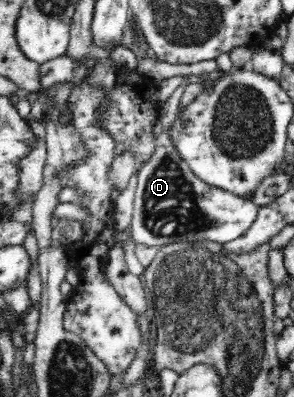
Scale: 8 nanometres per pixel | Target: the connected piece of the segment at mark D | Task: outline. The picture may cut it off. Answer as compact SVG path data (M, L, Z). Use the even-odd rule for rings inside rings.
M181 92L172 94L163 104L163 110L159 119L164 125L163 133L156 139L156 148L152 156L144 165L138 175L137 189L134 195L134 208L130 231L133 241L137 244L157 246L160 248L175 242L193 242L210 240L215 243L224 244L243 236L256 220L260 206L255 205L253 200L245 200L241 195L214 188L199 179L193 170L179 156L170 139L169 125L177 116L182 100Z

